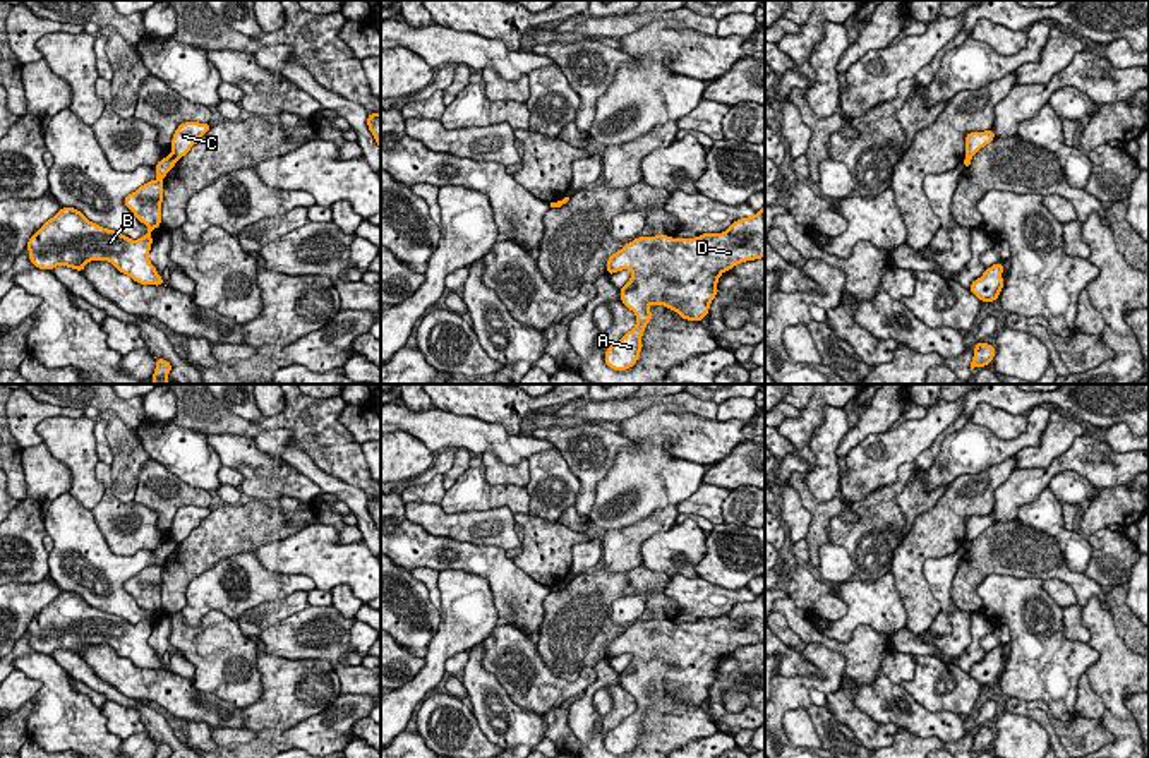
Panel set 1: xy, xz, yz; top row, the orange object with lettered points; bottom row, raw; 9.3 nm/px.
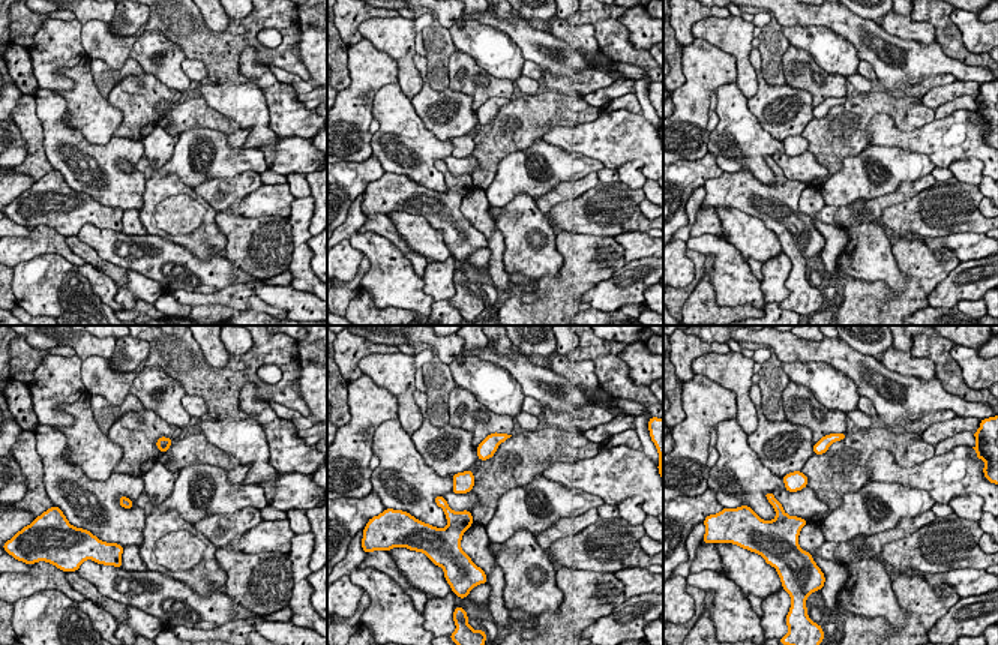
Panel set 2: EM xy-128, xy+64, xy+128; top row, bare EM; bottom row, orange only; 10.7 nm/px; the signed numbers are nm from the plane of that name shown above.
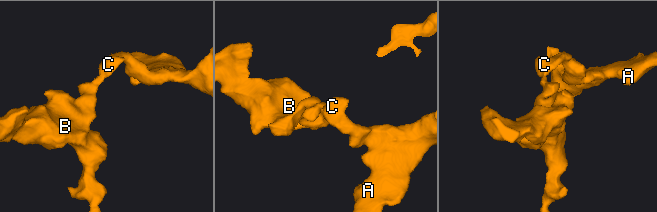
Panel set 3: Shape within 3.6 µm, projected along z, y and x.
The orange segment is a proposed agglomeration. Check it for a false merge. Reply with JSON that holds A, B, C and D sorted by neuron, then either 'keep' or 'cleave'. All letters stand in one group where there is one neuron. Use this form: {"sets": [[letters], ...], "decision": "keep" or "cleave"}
{"sets": [["A", "C", "D"], ["B"]], "decision": "cleave"}

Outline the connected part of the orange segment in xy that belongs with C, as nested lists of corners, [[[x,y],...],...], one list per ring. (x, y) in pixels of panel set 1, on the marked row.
[[[183,122],[177,127],[171,139],[171,156],[185,156],[194,144],[211,129],[211,123]]]

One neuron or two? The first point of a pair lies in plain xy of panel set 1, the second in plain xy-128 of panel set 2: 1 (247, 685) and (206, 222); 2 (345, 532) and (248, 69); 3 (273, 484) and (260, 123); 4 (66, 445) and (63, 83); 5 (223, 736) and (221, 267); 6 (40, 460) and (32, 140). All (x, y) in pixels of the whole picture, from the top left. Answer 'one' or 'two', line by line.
1: one
2: one
3: two
4: one
5: two
6: two

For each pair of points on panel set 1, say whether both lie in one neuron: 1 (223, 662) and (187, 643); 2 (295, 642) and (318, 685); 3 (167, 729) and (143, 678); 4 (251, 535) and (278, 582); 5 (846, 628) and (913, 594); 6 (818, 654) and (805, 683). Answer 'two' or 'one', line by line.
1: one
2: two
3: two
4: two
5: two
6: one

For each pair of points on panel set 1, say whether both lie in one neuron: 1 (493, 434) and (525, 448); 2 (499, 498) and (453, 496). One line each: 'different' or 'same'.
1: same
2: same

